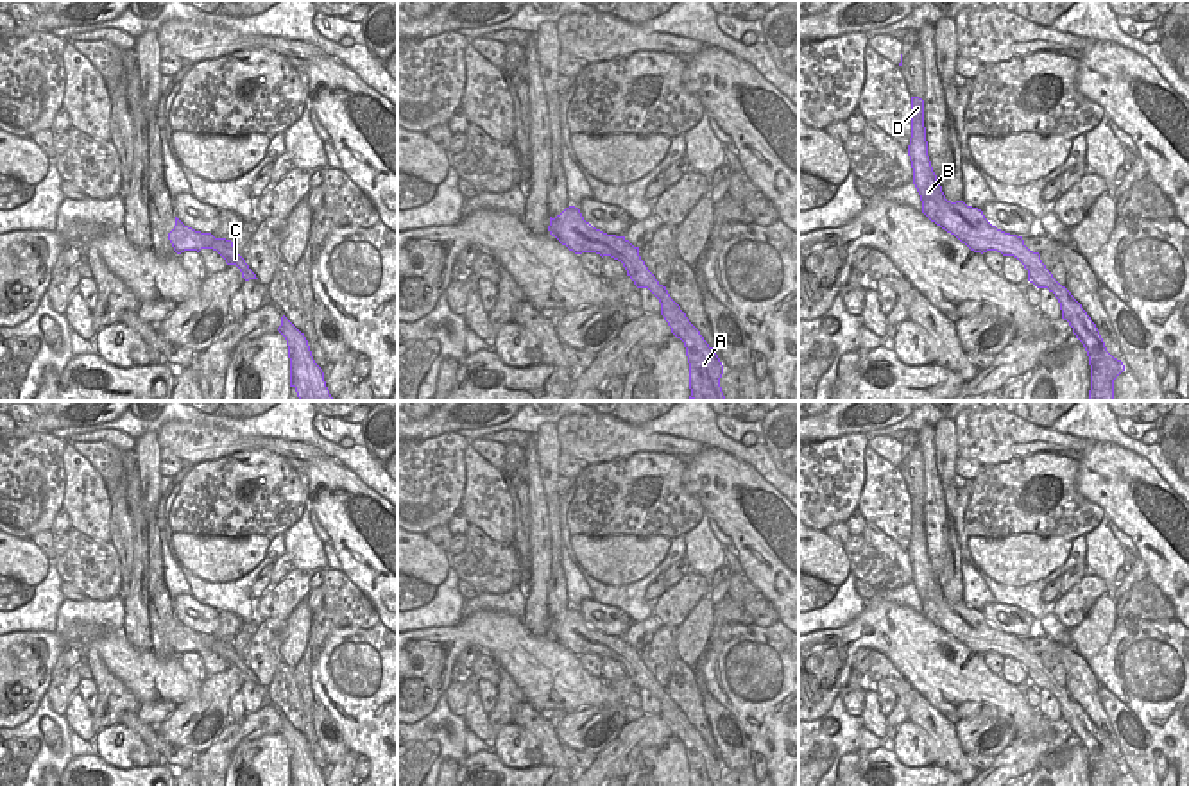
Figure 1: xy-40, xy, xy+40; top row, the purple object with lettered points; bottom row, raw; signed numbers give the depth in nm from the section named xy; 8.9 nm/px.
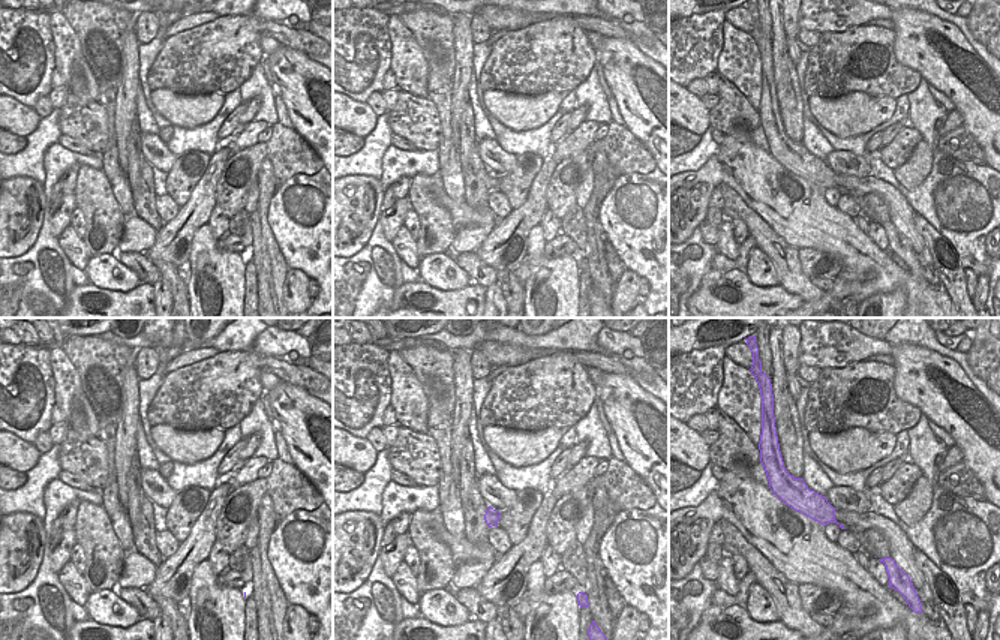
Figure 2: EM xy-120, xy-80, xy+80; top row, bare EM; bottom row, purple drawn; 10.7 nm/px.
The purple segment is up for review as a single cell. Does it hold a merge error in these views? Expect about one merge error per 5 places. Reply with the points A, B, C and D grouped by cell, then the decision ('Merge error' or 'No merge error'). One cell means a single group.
Groups: A B C D. No merge error.

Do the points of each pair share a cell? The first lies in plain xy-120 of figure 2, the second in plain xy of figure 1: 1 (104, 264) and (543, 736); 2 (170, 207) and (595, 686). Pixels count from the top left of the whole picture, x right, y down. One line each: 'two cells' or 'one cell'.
1: two cells
2: two cells

